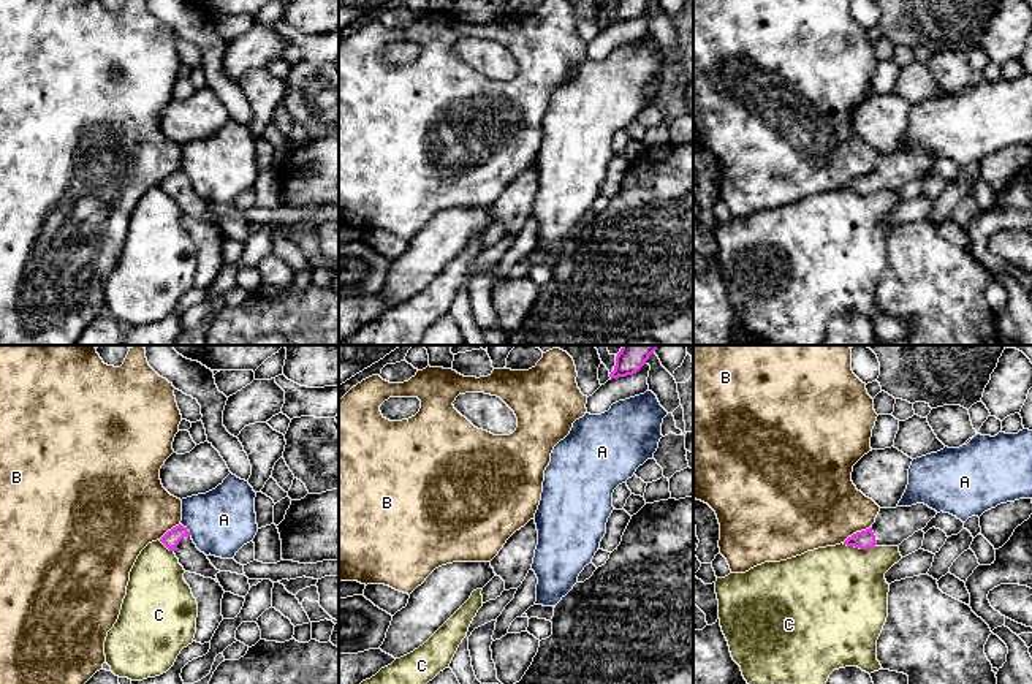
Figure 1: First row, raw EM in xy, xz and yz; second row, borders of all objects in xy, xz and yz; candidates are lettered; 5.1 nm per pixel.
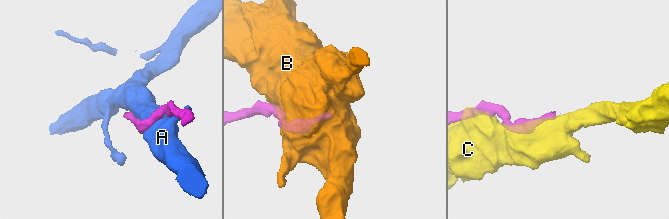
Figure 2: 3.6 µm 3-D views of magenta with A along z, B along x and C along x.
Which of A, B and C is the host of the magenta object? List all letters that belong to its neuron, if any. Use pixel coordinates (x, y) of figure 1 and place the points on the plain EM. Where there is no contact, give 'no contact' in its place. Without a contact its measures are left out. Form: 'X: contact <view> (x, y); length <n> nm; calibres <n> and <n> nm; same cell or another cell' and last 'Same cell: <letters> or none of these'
A: contact xy (185, 174); length 90 nm; calibres 90 and 320 nm; another cell
B: contact yz (857, 178); length 170 nm; calibres 90 and 440 nm; another cell
C: contact yz (860, 193); length 180 nm; calibres 90 and 480 nm; another cell
Same cell: none of these

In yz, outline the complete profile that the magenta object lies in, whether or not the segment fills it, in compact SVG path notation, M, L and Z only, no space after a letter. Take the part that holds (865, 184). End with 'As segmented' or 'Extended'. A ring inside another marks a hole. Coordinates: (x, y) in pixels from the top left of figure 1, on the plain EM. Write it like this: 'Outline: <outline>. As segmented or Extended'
Outline: M924 149L912 152L880 154L875 168L848 182L844 190L859 195L875 192L899 192L915 177L924 174L937 157Z. Extended

